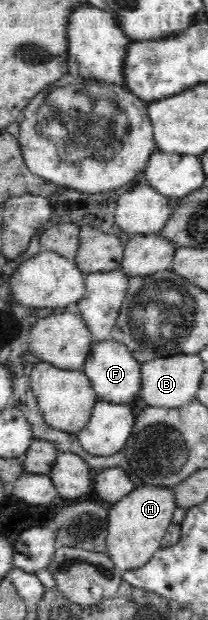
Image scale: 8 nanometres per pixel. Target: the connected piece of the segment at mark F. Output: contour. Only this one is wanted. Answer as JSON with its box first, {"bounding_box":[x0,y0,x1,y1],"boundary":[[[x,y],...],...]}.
{"bounding_box":[84,339,141,404],"boundary":[[[113,339],[94,341],[91,352],[84,362],[84,374],[92,383],[99,400],[112,401],[114,404],[127,404],[136,399],[141,388],[140,366],[132,352],[121,342]]]}

